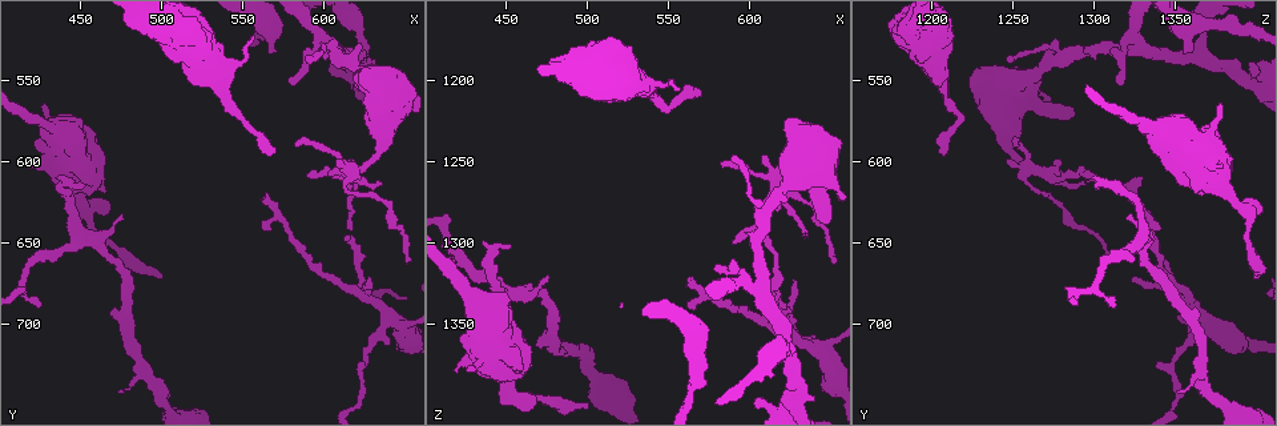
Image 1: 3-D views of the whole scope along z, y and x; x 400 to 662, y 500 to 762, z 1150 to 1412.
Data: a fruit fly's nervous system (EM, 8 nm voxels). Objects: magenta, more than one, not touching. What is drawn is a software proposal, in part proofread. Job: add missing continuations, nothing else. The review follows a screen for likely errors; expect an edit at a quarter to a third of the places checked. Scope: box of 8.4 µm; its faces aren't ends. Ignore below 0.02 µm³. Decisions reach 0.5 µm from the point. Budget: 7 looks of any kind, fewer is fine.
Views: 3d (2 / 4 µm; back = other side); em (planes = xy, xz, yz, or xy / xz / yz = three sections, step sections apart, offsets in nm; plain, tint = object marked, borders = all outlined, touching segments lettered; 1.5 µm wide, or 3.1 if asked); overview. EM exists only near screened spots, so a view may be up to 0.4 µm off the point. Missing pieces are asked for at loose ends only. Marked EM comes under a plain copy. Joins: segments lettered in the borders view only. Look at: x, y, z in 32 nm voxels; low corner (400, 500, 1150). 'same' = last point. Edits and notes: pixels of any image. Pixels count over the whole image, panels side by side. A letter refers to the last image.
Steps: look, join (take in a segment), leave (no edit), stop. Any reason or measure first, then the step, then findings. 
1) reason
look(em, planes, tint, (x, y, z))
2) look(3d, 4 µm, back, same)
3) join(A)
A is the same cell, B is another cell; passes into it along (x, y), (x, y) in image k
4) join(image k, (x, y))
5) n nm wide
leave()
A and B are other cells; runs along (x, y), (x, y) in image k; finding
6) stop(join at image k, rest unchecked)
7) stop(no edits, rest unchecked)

free end
look(3d, 4 µm, (570, 594, 1208))

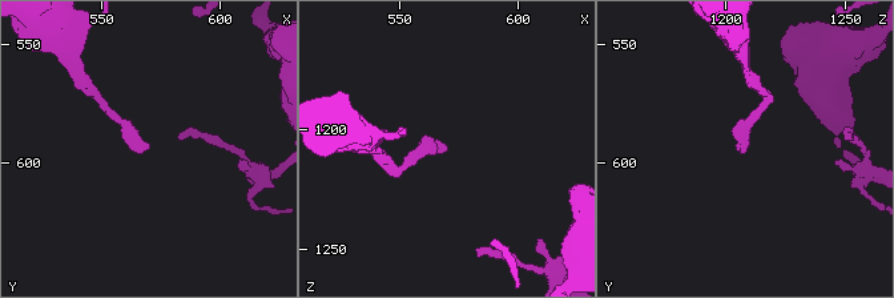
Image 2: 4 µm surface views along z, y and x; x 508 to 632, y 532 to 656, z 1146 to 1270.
need the tissue
look(em, planes, borders, (570, 593, 1207))

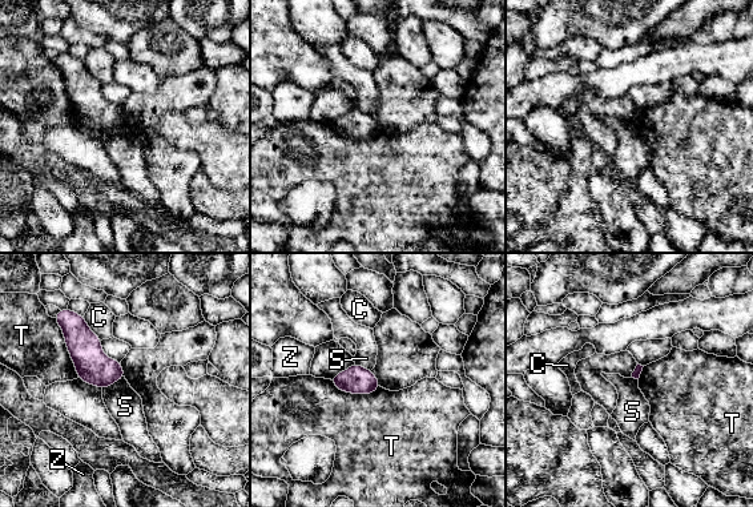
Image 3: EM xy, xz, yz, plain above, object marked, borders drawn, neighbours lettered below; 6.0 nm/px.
leave()
C, S, T and Z are other cells; border along (124, 377), (103, 390) in image 3; none of them fits

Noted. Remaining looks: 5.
free end
look(3d, 2 µm, (634, 612, 1294))

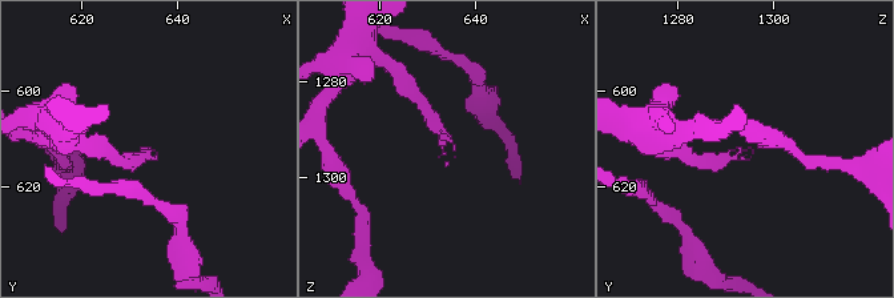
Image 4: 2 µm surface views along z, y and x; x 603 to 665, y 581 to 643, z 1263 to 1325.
shape alone is not enough
look(em, 3.1 µm, xz, step 16, borders, (633, 612, 1293))

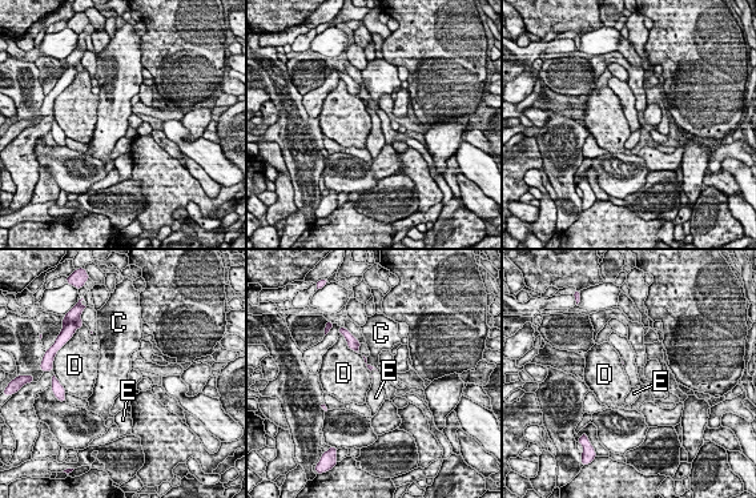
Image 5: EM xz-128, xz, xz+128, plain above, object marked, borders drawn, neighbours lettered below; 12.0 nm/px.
leave()
C, D and E are other cells; none of them fits

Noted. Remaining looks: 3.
free end
look(em, xy, step 4, tint, (476, 744, 1350))

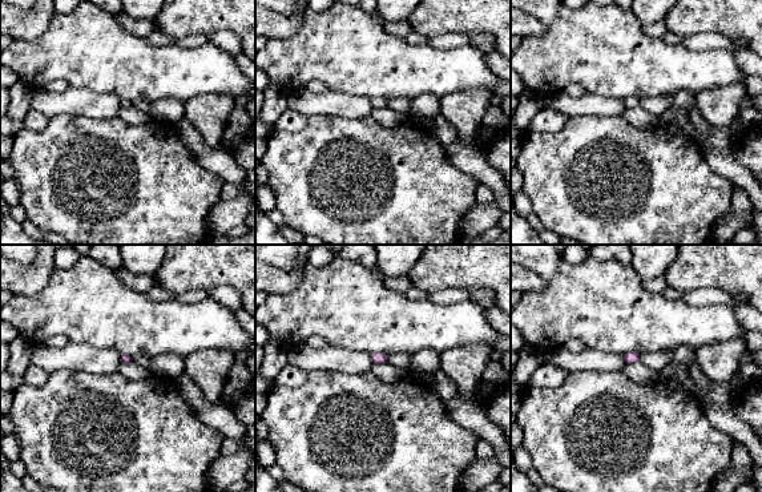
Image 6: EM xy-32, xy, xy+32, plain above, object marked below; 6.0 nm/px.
look(em, planes, borders, same)

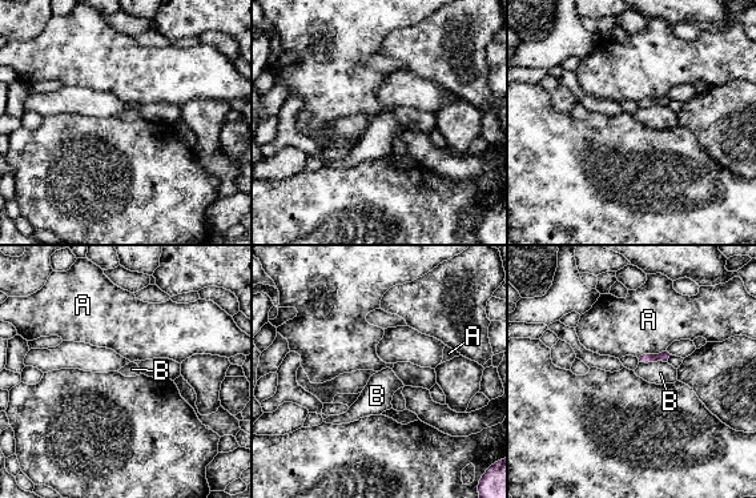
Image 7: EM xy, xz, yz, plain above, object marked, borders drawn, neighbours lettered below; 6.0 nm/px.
leave()
A and B are other cells; border along (666, 361), (639, 362) in image 7; no lettered segment goes on from it

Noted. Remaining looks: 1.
stop(no edits, rest unchecked)

